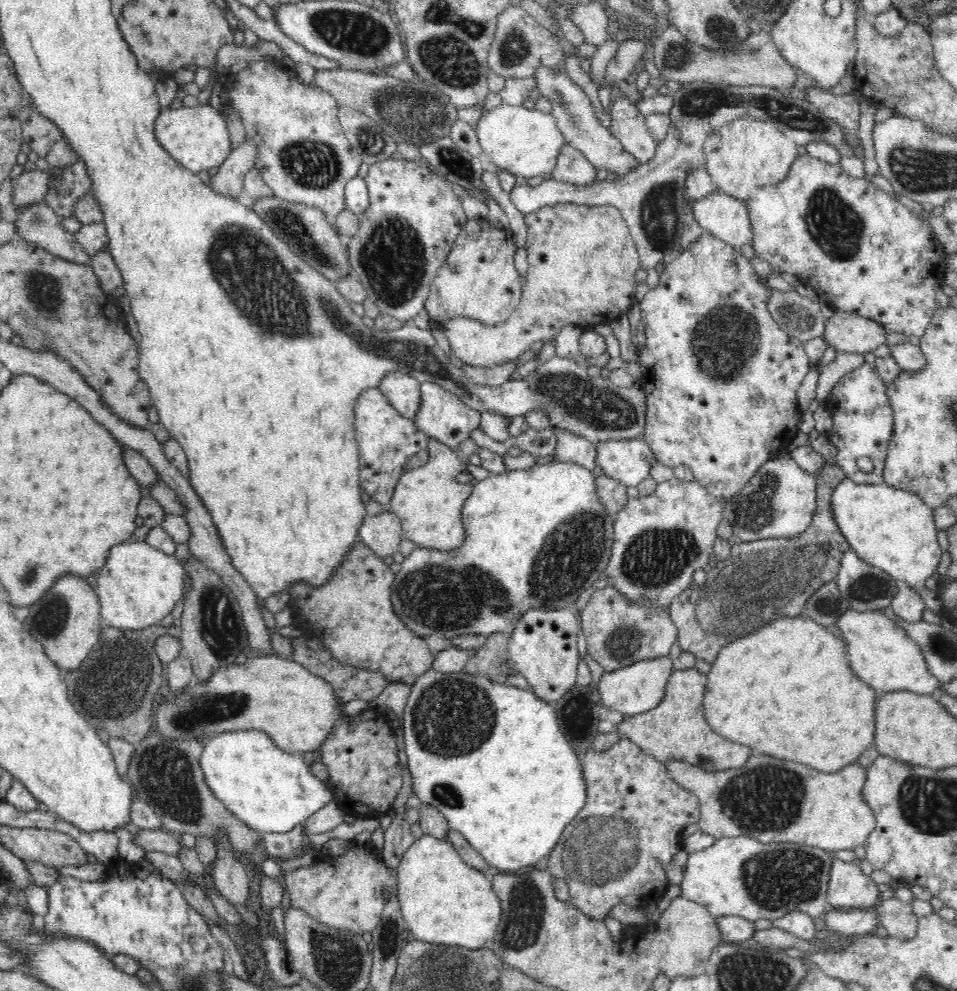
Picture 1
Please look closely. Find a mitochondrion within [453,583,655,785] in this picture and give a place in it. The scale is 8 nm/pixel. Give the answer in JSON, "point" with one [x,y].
{"point":[623,642]}

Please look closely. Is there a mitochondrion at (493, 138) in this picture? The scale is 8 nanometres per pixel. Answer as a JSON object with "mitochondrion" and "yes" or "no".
{"mitochondrion":"no"}

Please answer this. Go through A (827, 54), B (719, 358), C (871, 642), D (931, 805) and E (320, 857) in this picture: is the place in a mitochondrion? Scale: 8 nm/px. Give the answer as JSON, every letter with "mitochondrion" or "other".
{"A":"other","B":"mitochondrion","C":"other","D":"mitochondrion","E":"other"}

